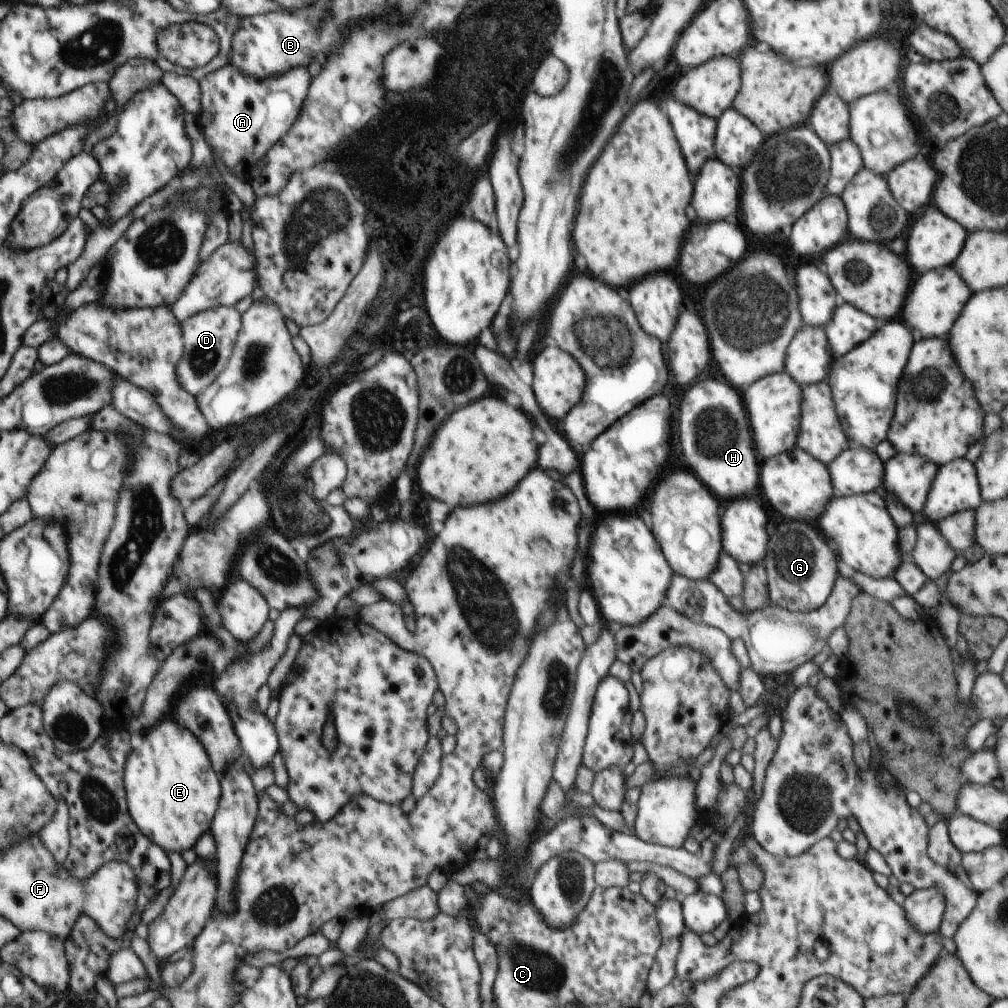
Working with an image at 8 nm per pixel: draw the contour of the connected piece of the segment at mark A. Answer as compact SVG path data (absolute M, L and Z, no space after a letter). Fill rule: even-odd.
M228 64L199 80L202 110L197 125L226 170L238 178L247 178L249 168L261 161L296 122L312 79L308 66L296 66L274 78L254 80Z

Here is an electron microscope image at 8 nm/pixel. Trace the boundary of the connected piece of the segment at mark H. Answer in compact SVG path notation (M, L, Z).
M706 378L706 382L696 382L692 390L686 392L684 406L679 408L680 442L686 466L709 490L714 488L712 492L720 498L752 494L760 480L761 461L755 452L750 420L742 395L722 380Z

